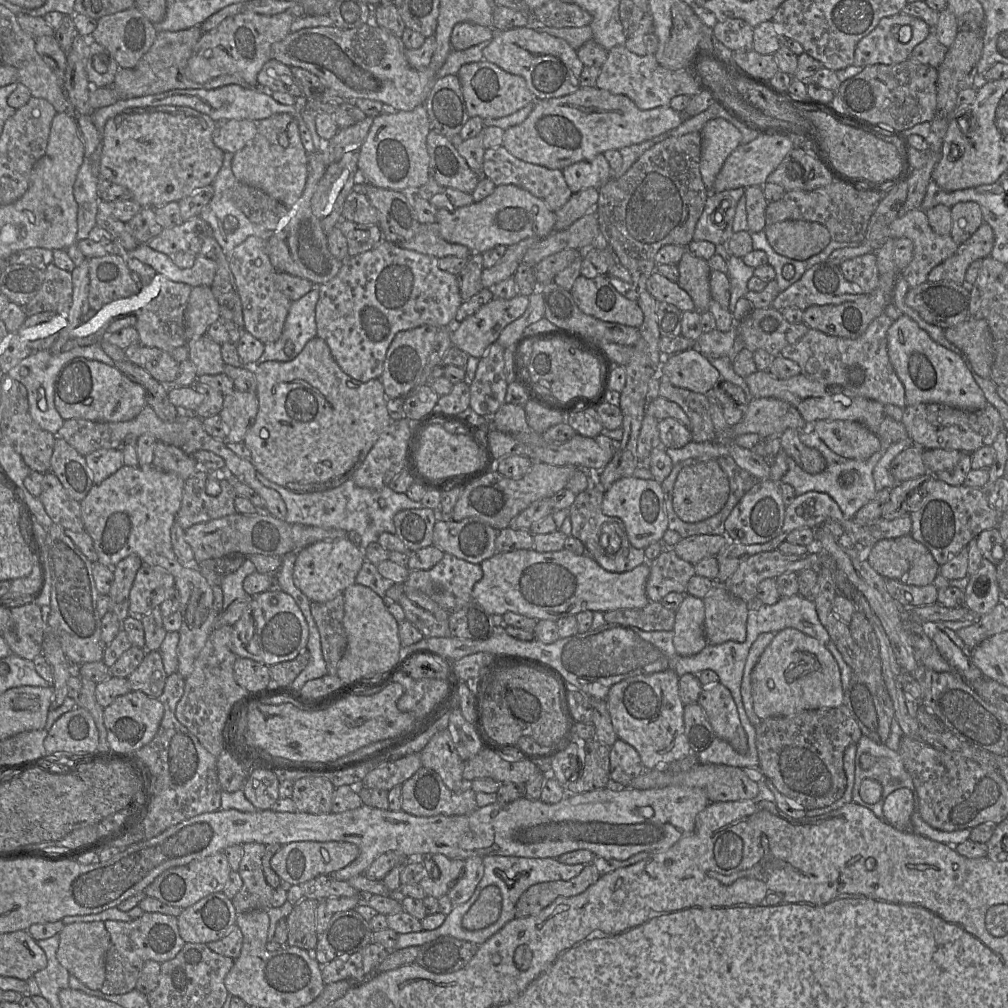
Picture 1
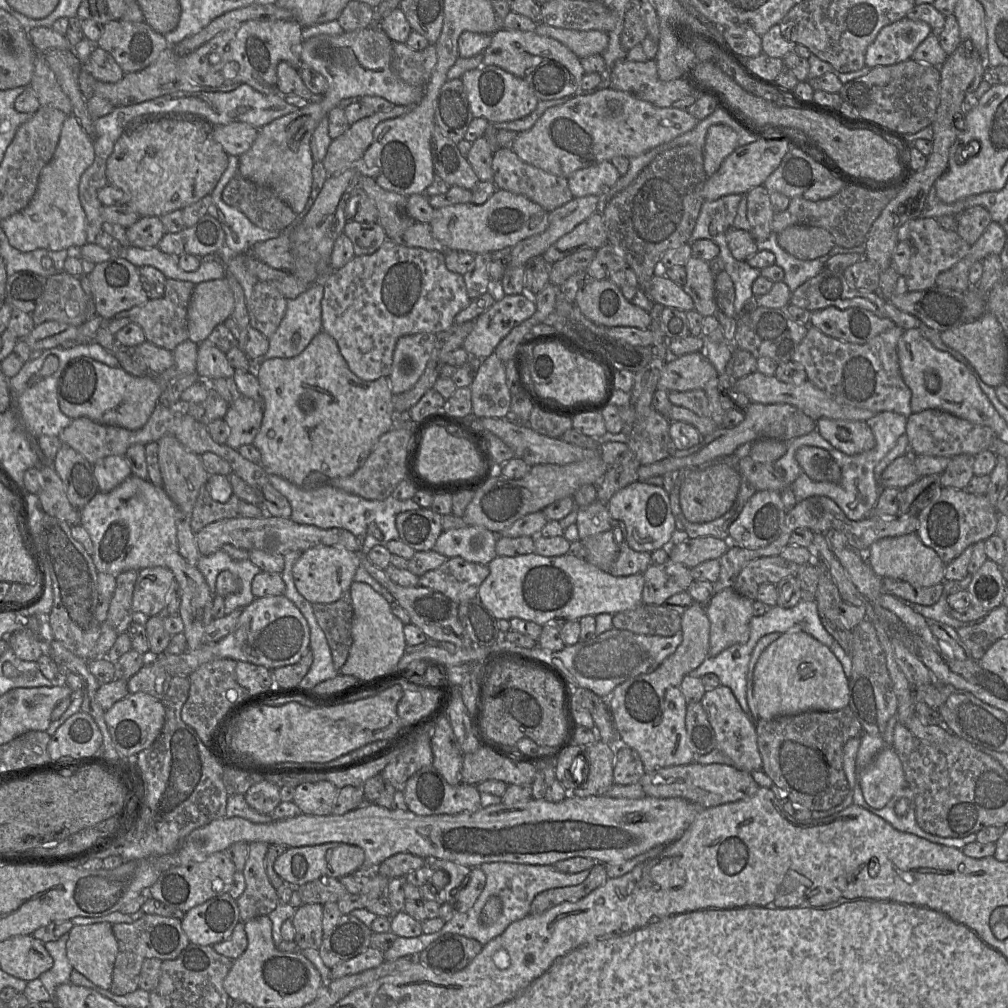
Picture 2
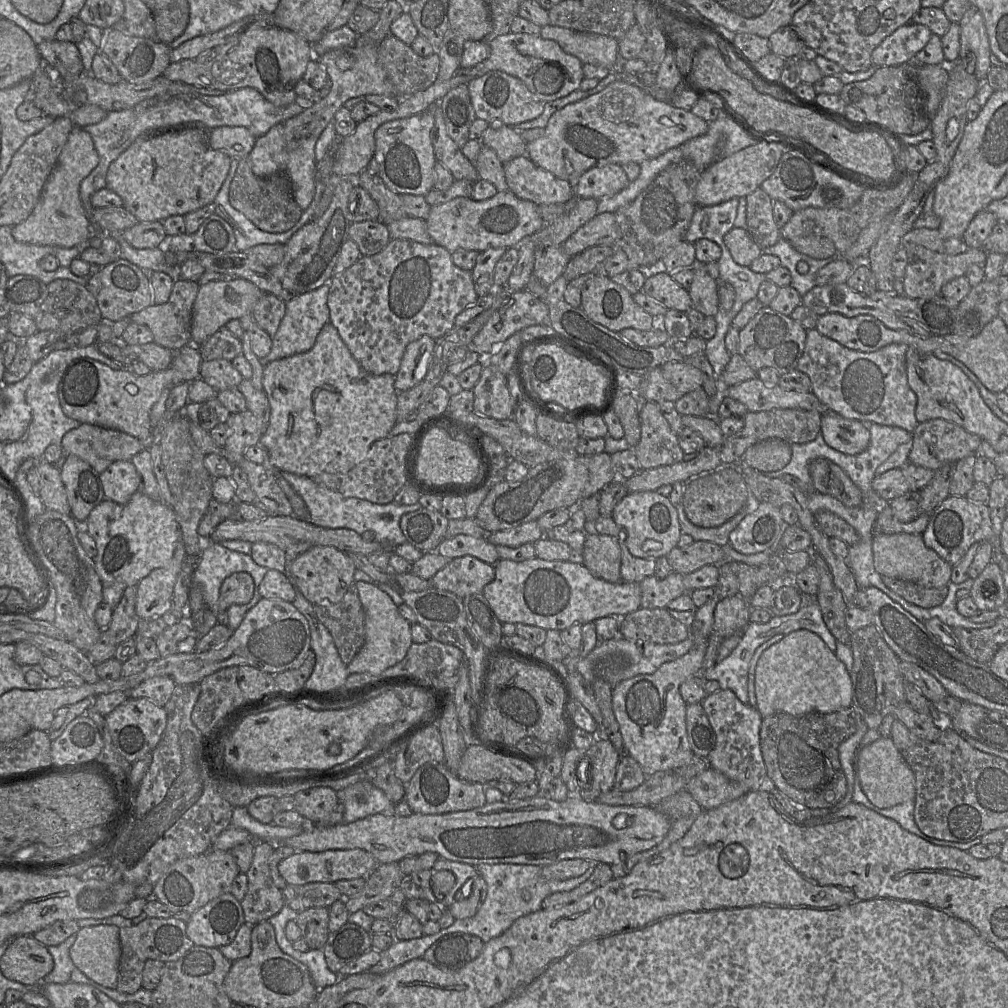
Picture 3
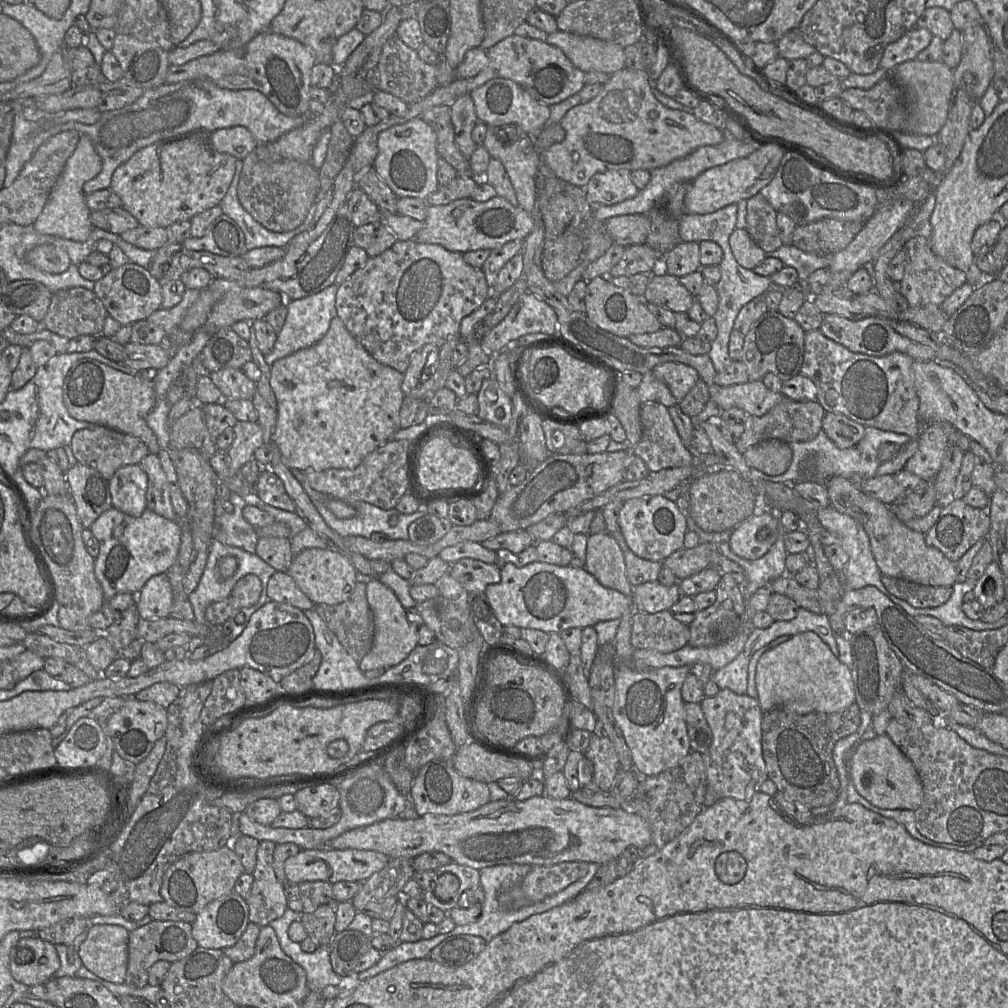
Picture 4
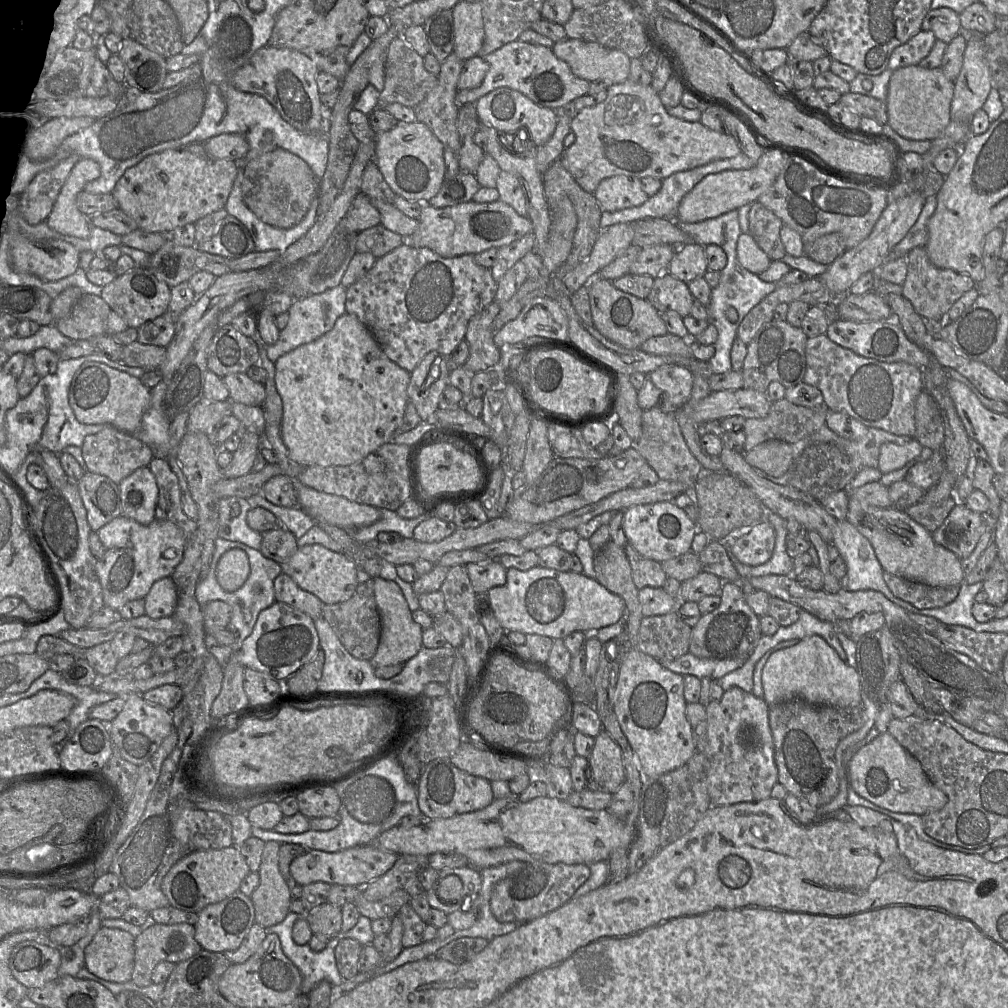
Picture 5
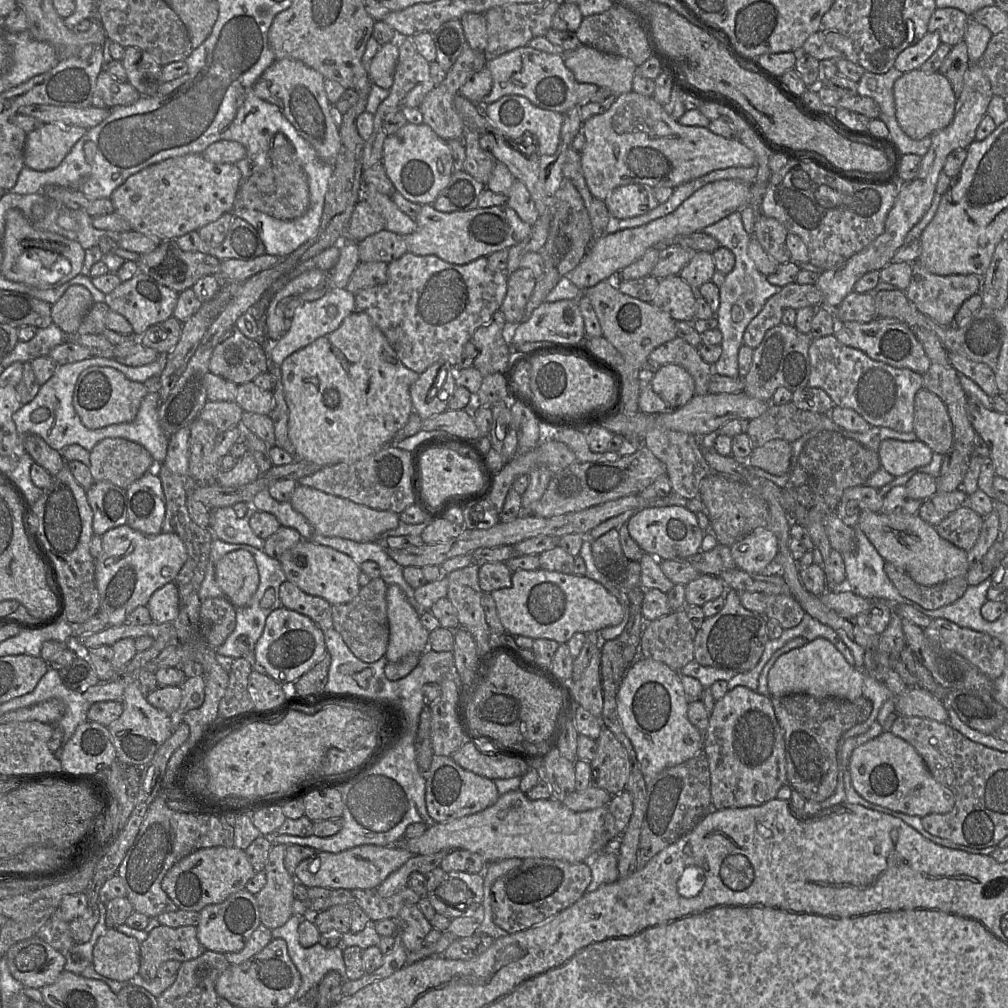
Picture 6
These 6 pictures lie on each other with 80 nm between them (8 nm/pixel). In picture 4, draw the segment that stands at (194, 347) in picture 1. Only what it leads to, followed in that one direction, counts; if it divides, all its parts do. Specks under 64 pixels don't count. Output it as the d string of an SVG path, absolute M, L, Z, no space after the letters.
M226 368L209 373L213 383L223 394L223 398L252 400L257 392L256 383L241 369Z

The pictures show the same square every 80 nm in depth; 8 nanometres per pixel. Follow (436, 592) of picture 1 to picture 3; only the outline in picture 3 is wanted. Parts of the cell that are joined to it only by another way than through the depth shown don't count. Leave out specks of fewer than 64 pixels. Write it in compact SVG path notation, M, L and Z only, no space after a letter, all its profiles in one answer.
M465 555L451 559L428 581L431 587L449 591L462 599L474 593L481 593L494 578L494 565Z

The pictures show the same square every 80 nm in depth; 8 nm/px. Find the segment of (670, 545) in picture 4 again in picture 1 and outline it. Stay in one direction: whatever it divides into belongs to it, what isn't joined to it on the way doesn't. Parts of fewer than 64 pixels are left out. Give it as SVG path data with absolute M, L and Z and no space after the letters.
M631 476L617 480L605 491L602 510L606 515L622 520L631 545L637 549L645 549L652 543L662 541L668 530L664 493L661 484L655 479Z

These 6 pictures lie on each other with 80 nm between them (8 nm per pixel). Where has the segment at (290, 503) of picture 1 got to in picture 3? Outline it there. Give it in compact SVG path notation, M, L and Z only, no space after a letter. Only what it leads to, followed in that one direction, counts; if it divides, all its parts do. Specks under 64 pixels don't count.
M271 466L274 477L283 477L289 482L294 491L304 500L309 510L309 522L323 528L346 528L363 534L366 531L375 533L375 541L388 547L396 546L407 542L400 528L400 518L408 513L420 509L422 506L417 502L410 505L401 505L392 501L387 504L376 504L368 500L355 497L348 497L339 492L335 492L316 483L312 478L285 472Z

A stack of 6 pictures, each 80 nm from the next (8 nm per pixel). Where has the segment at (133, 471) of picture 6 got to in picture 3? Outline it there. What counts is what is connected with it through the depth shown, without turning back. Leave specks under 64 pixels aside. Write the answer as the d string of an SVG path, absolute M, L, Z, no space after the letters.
M81 423L79 427L68 431L61 444L64 455L79 457L98 473L116 461L131 461L136 454L146 449L132 435L89 423Z

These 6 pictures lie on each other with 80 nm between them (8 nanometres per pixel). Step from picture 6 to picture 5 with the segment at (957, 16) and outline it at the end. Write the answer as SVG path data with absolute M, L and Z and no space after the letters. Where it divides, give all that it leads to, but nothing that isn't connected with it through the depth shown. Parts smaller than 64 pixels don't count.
M946 7L931 9L922 22L922 30L932 31L937 39L946 44L963 32L959 14Z

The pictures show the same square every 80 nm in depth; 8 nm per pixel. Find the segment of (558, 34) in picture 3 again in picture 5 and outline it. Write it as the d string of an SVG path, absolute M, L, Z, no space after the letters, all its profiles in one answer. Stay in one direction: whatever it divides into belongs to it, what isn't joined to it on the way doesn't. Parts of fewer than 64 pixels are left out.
M567 38L555 42L553 53L566 62L578 78L592 81L603 81L606 85L620 84L629 79L631 59L622 51L606 48L595 42Z

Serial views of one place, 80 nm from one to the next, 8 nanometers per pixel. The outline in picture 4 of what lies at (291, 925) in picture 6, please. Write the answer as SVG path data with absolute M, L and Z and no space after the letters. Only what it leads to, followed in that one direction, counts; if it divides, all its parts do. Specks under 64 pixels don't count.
M287 908L280 918L271 921L269 925L276 932L283 951L306 971L310 991L337 989L342 978L332 968L329 945L321 945L314 952L307 953L302 950L300 943L290 939L289 926L300 920L300 916L301 913Z

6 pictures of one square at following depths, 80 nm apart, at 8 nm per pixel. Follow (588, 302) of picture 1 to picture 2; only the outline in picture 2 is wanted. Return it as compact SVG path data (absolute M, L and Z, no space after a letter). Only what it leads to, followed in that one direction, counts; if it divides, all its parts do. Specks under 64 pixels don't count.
M587 276L580 284L575 303L593 323L606 327L649 329L649 312L629 302L610 279Z

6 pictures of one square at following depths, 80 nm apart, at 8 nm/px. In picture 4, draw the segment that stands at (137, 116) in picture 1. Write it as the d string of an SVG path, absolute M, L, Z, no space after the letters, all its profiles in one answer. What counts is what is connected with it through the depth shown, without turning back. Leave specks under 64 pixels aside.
M193 130L158 141L140 149L116 168L110 189L119 196L121 206L136 218L139 225L168 228L177 221L190 221L195 215L220 204L233 180L237 159L216 151L209 136L210 133L204 130Z

